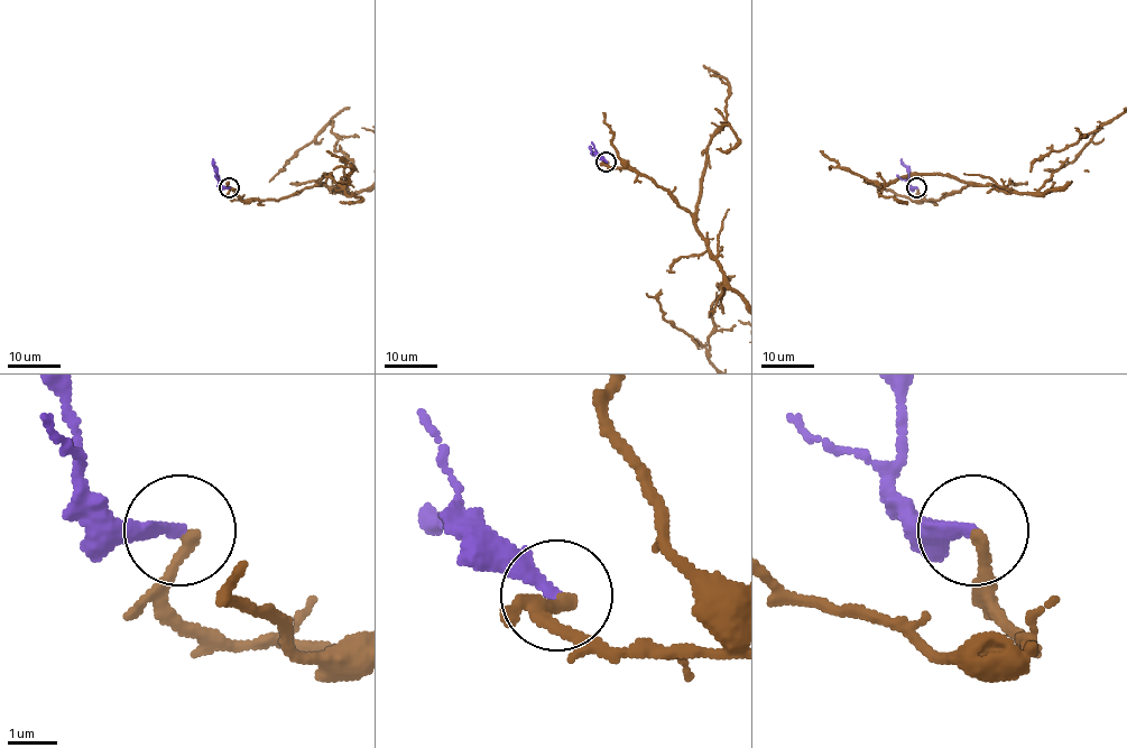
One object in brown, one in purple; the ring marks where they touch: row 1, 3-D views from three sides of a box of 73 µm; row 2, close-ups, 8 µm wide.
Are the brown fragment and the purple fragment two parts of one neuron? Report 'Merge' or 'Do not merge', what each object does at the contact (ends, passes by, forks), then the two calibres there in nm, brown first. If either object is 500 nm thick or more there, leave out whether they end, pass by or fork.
Merge. At the ring brown ends. At the ring purple ends. Thickness 240 nm (brown) against 260 nm

